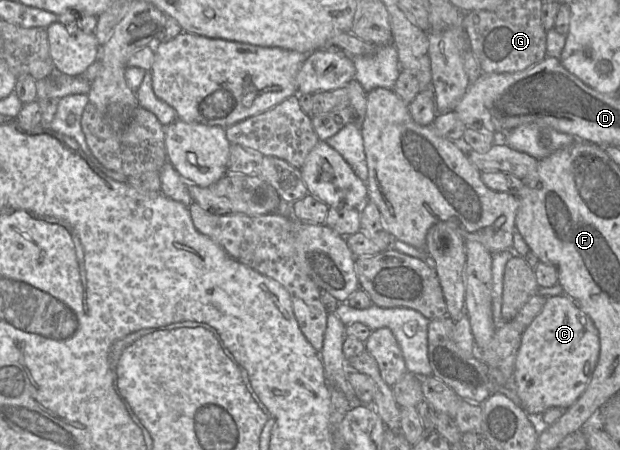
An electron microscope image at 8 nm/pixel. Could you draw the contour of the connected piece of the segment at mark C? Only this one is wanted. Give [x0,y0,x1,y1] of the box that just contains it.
[514,296,600,418]

